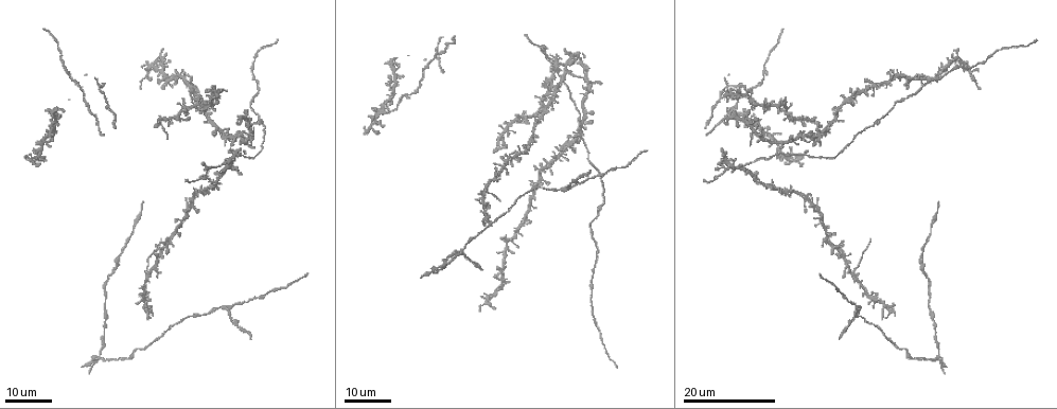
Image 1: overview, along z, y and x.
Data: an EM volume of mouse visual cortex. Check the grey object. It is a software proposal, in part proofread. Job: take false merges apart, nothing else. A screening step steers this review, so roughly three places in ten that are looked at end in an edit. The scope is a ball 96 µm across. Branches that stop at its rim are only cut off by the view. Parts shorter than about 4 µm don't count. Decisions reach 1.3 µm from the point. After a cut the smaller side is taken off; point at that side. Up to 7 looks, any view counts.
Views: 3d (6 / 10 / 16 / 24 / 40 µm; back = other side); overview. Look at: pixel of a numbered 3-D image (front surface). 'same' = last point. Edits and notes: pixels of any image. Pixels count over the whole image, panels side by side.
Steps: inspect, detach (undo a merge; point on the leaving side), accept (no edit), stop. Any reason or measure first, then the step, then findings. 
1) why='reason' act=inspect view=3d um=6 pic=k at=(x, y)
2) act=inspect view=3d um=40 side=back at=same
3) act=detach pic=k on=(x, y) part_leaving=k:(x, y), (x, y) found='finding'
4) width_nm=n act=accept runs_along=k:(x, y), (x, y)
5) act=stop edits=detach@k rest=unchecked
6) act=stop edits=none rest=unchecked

why='sudden change in width' act=inspect view=3d um=16 pic=1 at=(748, 164)

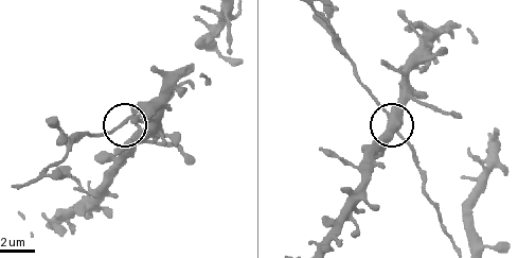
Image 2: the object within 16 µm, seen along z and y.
act=inspect view=3d um=6 pic=2 at=(123, 124)

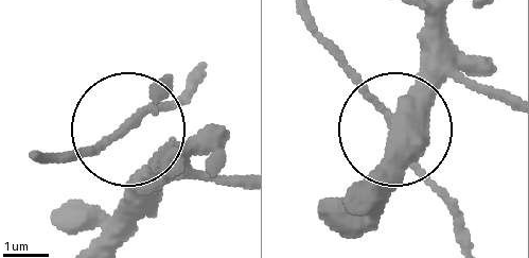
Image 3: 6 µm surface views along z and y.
why='from behind' act=inspect view=3d um=6 side=back pic=3 at=(131, 121)

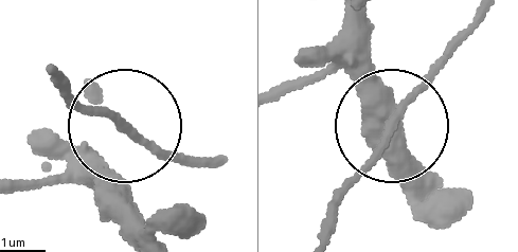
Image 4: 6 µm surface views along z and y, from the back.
width_nm=120 act=accept found='continuous, no second neuron'

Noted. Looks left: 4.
act=inspect view=3d um=24 pic=1 at=(578, 134)

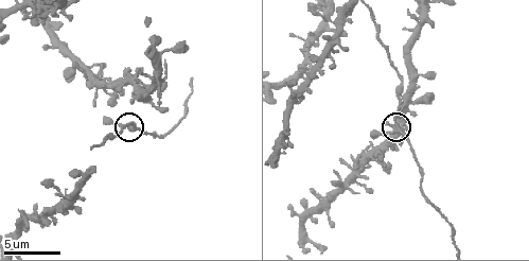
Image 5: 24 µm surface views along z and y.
act=inspect view=3d um=10 pic=5 at=(396, 129)

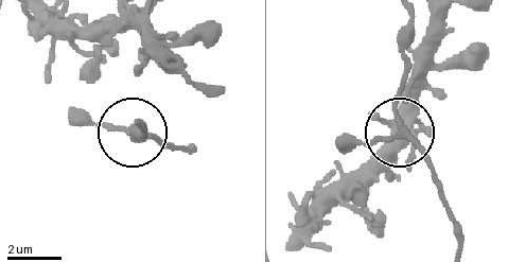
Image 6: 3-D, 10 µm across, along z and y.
width_nm=200 act=accept found='one neuron here'

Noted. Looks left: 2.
act=inspect view=3d um=24 pic=1 at=(504, 130)

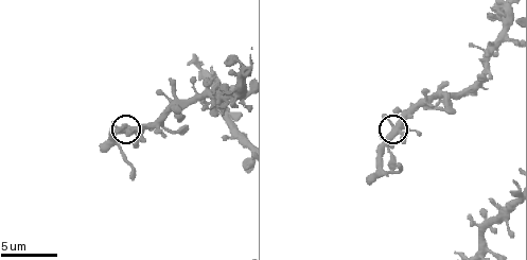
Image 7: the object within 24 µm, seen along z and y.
act=inspect view=3d um=6 pic=7 at=(393, 129)

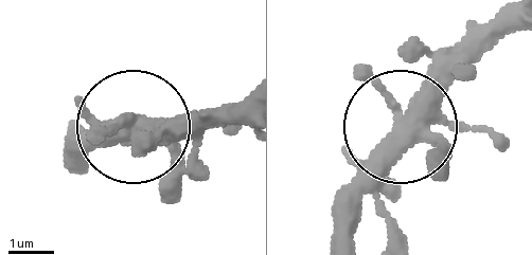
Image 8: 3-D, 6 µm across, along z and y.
arms=4 act=accept runs_along=8:(511, 31), (476, 46), (401, 125), (385, 239) found='one neuron here'

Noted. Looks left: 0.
act=stop edits=none rest=unchecked

